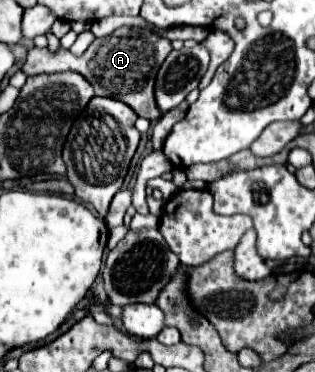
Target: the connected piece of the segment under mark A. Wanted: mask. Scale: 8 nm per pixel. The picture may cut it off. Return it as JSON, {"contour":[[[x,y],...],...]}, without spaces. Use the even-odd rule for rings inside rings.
{"contour":[[[122,26],[116,28],[110,36],[96,38],[82,56],[74,56],[64,48],[60,48],[58,54],[50,54],[48,48],[32,48],[22,66],[22,72],[26,76],[34,76],[42,72],[66,72],[66,70],[78,72],[92,84],[96,96],[108,96],[120,100],[128,104],[138,116],[156,122],[162,114],[154,100],[154,80],[158,68],[162,66],[162,62],[170,52],[172,52],[170,40],[150,30]]]}

